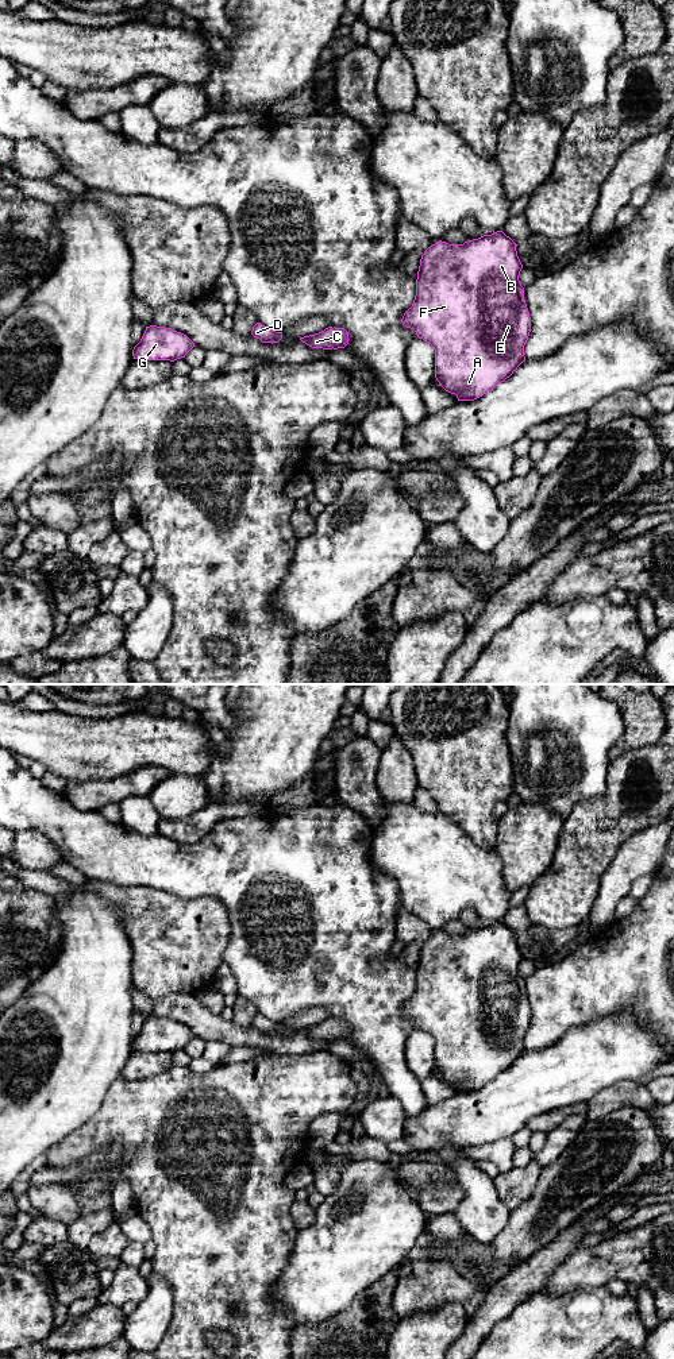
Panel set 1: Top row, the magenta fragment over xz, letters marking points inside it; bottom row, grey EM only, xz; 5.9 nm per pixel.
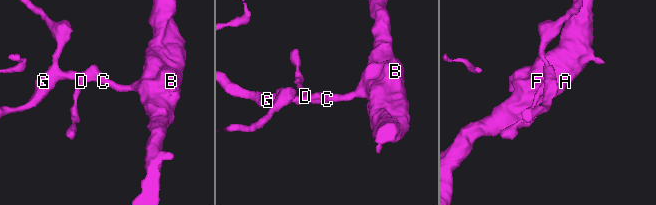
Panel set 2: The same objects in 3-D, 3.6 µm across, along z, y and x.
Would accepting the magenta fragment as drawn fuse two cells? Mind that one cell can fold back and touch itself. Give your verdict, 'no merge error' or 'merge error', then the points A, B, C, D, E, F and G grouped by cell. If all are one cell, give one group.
no merge error; A B C D E F G

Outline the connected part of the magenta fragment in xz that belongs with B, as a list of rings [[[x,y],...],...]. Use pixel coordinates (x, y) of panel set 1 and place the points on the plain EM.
[[[502,922],[467,931],[463,935],[436,933],[420,950],[416,987],[401,1014],[435,1041],[435,1069],[440,1077],[455,1085],[458,1092],[474,1092],[509,1069],[525,1051],[524,1036],[531,1023],[531,1008],[519,972],[523,955],[516,934]]]

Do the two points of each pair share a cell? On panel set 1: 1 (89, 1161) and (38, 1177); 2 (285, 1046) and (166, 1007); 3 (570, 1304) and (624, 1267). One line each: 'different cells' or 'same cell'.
1: same cell
2: same cell
3: different cells

